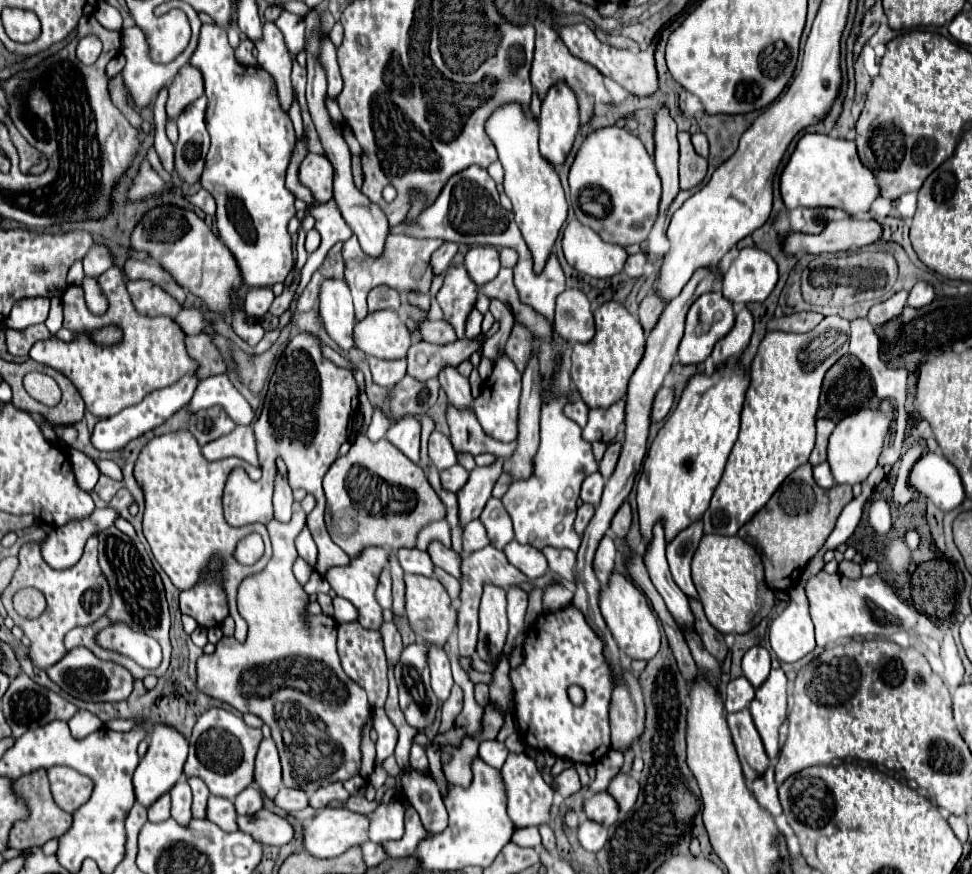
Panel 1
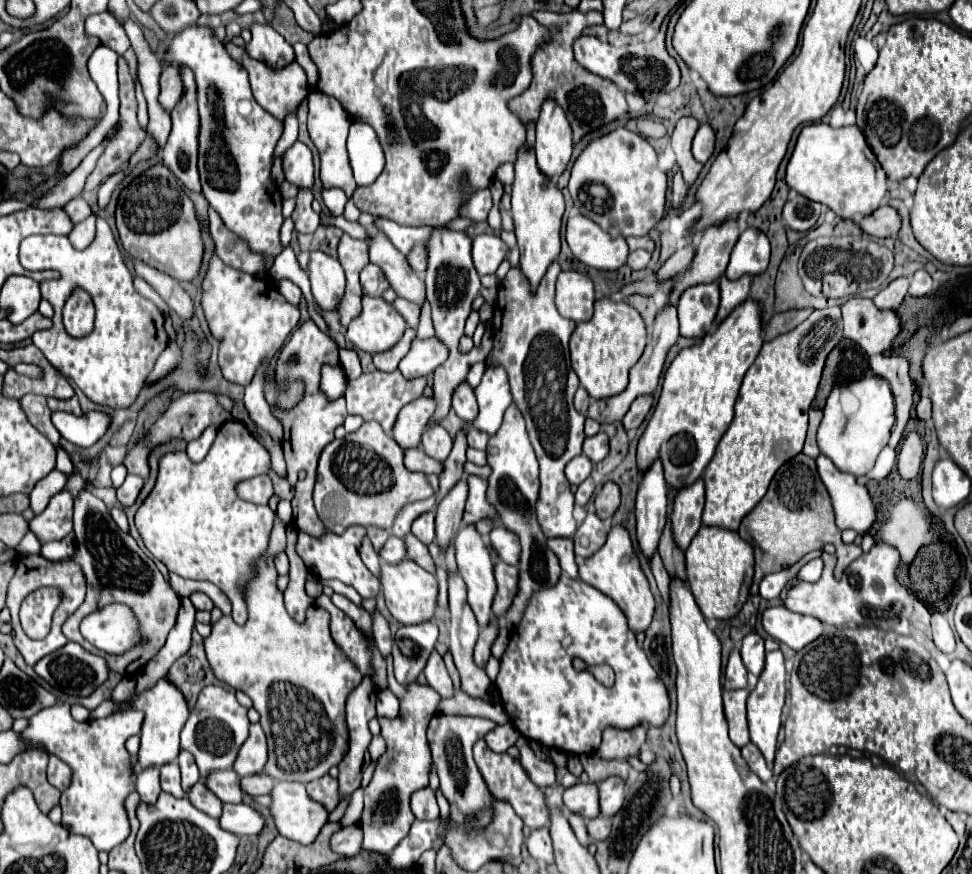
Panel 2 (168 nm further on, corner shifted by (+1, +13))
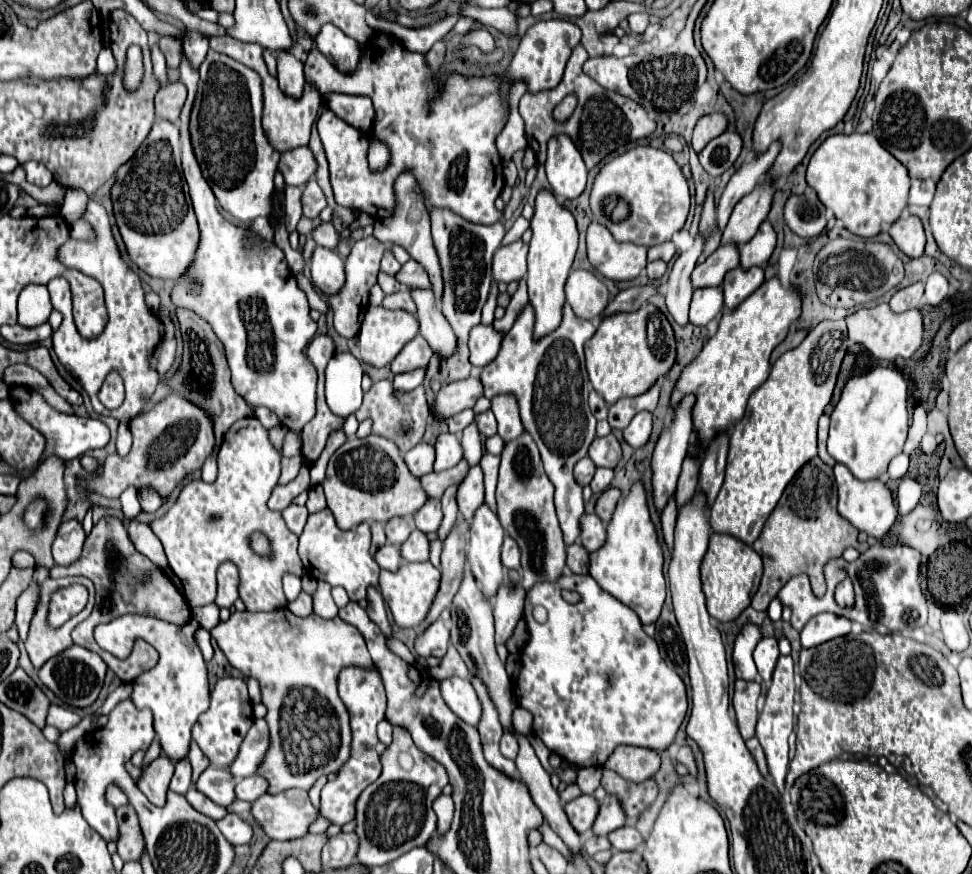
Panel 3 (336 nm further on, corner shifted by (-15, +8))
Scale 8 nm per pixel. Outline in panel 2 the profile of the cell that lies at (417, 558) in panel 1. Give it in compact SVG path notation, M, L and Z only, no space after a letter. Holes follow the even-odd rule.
M390 536L388 542L380 548L378 556L388 562L388 564L398 564L400 560L406 558L406 548L404 548L404 542L402 538L396 538L396 536Z

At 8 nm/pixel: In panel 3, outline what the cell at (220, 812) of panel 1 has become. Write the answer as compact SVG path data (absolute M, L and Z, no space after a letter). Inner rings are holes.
M194 787L188 791L186 799L192 803L192 807L196 807L196 811L200 811L200 813L204 813L204 815L208 815L208 817L216 819L216 821L228 815L226 807L220 807L220 805L212 803L212 799L208 799L204 793L200 793L200 791L198 791L198 789L194 789Z

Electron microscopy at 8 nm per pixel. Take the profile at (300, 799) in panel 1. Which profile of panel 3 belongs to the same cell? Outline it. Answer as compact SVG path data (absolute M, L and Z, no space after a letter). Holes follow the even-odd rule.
M260 775L240 779L238 787L236 787L236 797L244 799L244 801L256 801L258 797L262 797L266 793L268 793L268 781Z

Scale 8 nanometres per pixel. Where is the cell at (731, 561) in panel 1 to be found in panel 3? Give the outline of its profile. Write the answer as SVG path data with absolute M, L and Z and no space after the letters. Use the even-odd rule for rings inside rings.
M712 533L700 573L708 613L720 623L734 621L752 601L756 581L762 577L762 557L750 545L740 539L734 539L732 535Z

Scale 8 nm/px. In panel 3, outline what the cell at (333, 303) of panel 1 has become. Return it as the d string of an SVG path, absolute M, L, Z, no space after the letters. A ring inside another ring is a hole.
M316 247L310 269L312 269L312 283L326 295L336 295L346 283L344 259L332 249Z

